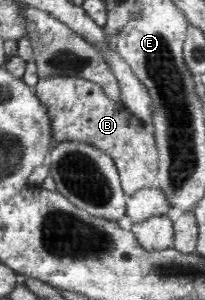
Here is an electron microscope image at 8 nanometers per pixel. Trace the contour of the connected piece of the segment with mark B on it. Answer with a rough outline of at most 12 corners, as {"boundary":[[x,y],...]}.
{"boundary":[[78,77],[39,78],[53,140],[115,160],[127,196],[158,187],[152,124]]}

